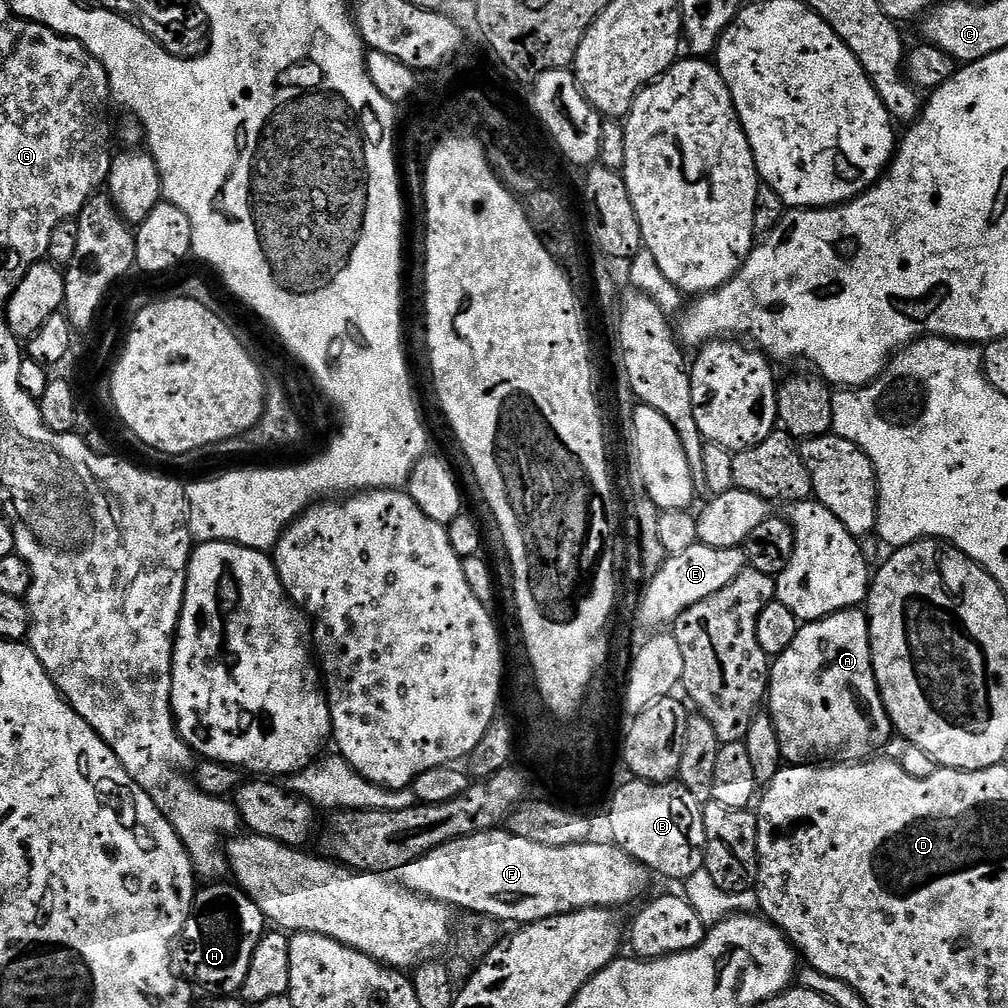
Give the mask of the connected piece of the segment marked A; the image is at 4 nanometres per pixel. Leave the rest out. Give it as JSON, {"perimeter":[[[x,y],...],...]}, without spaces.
{"perimeter":[[[845,608],[833,616],[799,625],[797,636],[789,648],[771,661],[766,712],[778,730],[780,755],[788,764],[859,764],[879,753],[876,751],[894,736],[894,729],[872,669],[868,618],[860,608]]]}

